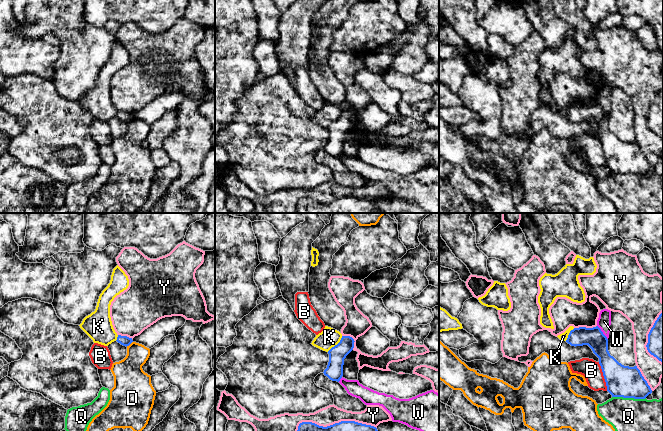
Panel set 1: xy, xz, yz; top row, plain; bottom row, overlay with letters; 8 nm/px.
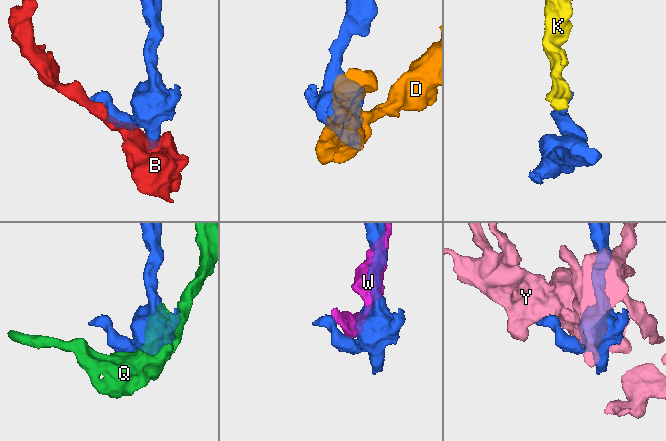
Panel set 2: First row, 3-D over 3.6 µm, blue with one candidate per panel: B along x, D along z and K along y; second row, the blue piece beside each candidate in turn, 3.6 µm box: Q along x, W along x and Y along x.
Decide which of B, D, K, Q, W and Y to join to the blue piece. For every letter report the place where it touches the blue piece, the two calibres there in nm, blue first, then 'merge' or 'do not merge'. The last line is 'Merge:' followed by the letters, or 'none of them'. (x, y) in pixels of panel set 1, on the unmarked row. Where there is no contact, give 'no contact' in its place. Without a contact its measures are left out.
B: meets blue in yz at (603, 151); 260 nm thick on the blue side, 160 nm on the other; do not merge
D: meets blue in xy at (129, 120); 80 nm thick on the blue side, 240 nm on the other; do not merge
K: meets blue in xz at (335, 121); 140 nm thick on the blue side, 160 nm on the other; do not merge
Q: meets blue in yz at (629, 173); 260 nm thick on the blue side, 420 nm on the other; do not merge
W: meets blue in yz at (602, 108); 160 nm thick on the blue side, 110 nm on the other; do not merge
Y: meets blue in yz at (643, 154); 260 nm thick on the blue side, 180 nm on the other; do not merge
Merge: none of them

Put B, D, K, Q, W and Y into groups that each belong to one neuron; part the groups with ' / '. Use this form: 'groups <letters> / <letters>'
groups B / D / K / Q / W / Y

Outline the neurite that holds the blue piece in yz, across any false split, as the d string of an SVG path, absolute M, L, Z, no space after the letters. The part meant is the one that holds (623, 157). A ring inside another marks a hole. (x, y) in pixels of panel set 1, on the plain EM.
M598 102L574 104L566 118L575 123L588 121L592 125L599 134L607 167L612 173L645 175L652 169L637 142L624 142L610 131L608 115Z

